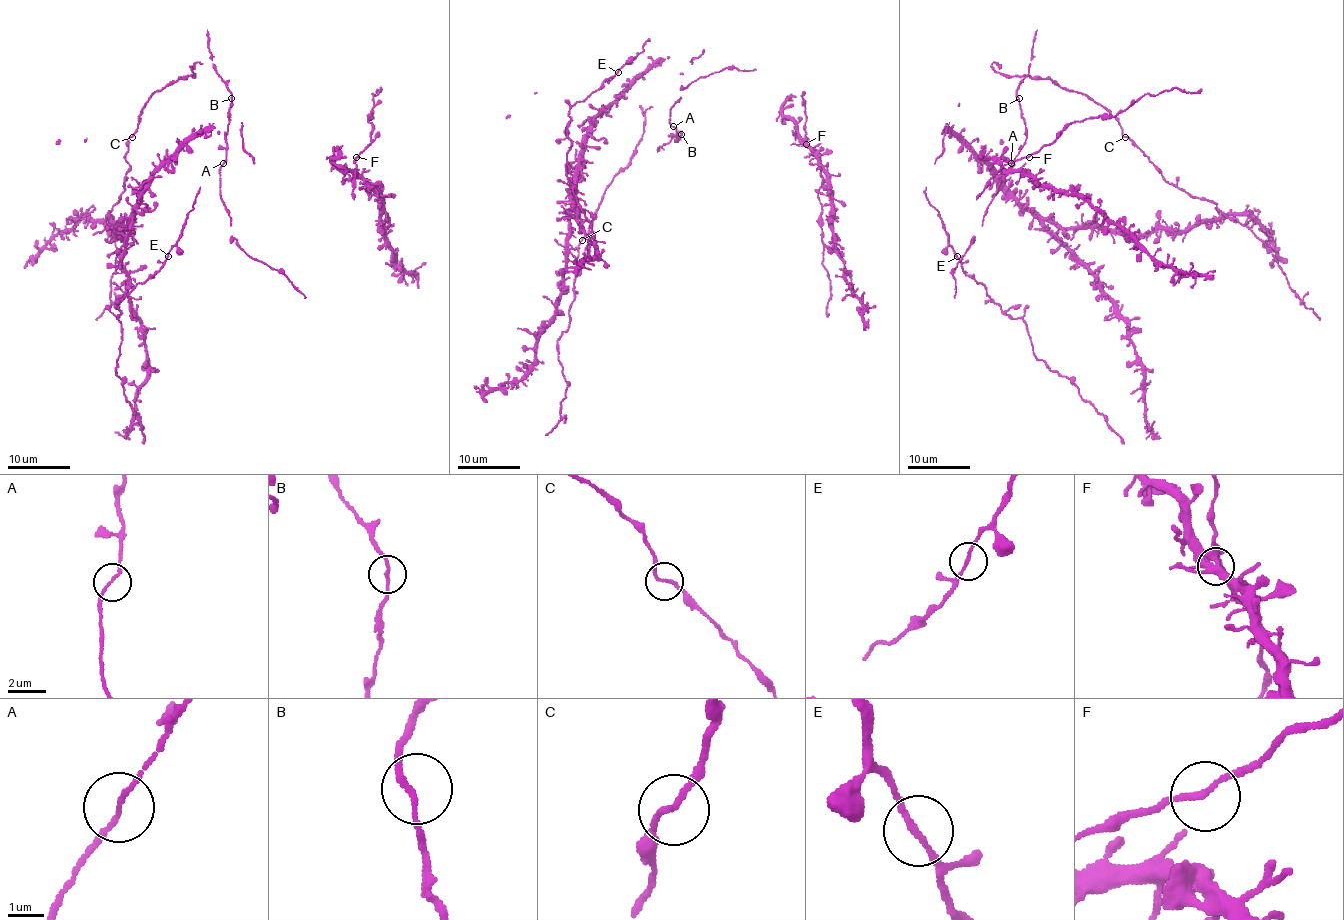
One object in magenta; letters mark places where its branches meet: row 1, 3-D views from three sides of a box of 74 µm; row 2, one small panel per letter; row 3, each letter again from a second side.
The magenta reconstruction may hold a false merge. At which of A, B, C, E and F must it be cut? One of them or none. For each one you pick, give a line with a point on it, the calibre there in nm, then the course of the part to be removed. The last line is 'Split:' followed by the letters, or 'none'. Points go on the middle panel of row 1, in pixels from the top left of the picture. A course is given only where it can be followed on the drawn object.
Split: none

